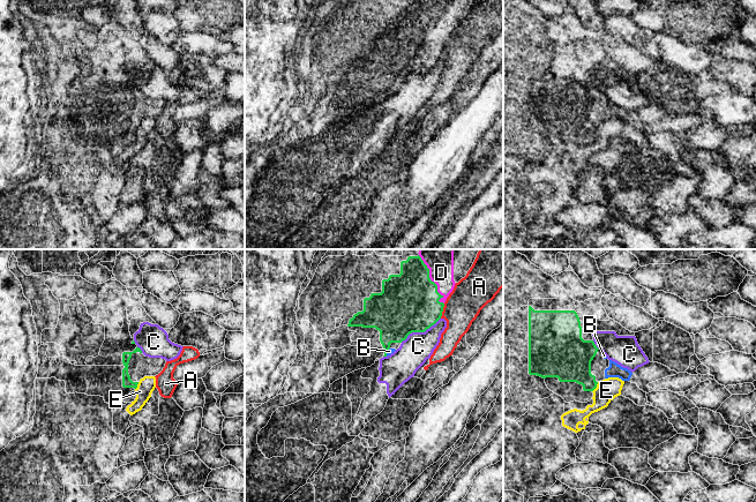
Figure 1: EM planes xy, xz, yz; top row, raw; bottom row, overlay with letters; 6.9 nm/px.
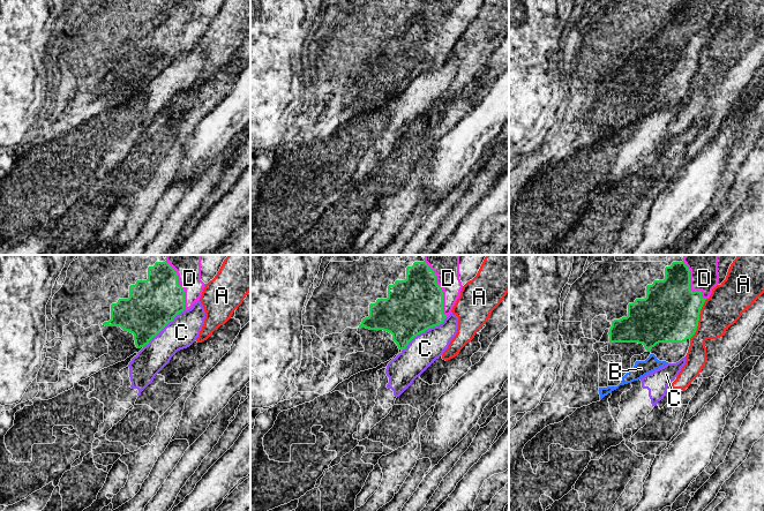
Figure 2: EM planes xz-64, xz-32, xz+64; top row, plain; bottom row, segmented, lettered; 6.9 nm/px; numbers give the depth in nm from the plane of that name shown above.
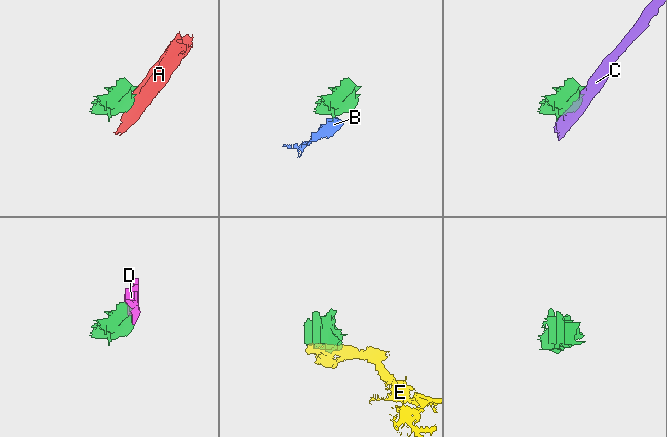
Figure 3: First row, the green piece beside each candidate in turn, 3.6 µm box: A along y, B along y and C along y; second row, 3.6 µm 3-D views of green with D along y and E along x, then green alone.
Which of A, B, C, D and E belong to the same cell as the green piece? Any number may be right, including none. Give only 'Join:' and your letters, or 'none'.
Join: B, D

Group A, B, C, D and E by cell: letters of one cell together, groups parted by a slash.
A / B D / C / E

